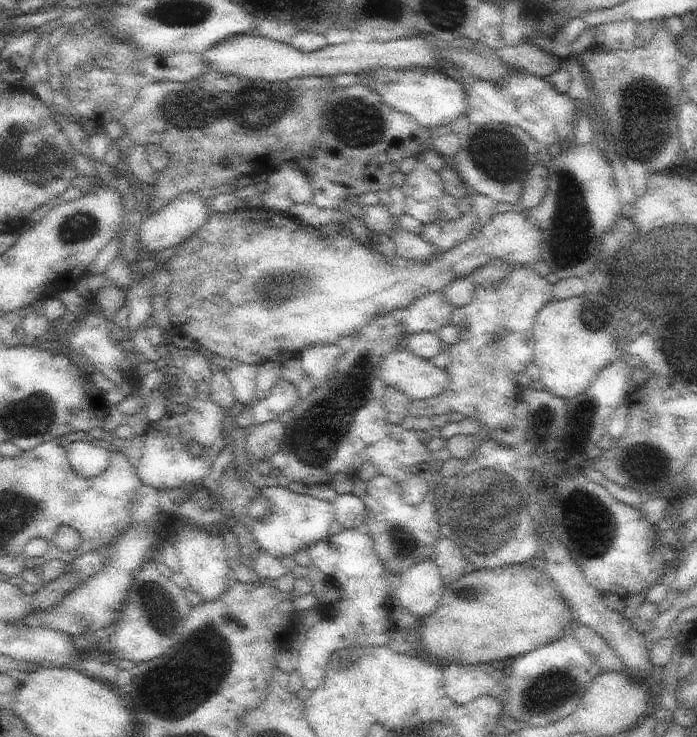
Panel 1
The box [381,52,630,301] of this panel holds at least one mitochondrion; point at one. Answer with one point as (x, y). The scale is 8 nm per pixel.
(570, 235)

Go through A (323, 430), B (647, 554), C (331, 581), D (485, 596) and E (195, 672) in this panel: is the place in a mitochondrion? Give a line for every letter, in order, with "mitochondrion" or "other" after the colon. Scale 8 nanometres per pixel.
A: mitochondrion
B: other
C: other
D: mitochondrion
E: mitochondrion

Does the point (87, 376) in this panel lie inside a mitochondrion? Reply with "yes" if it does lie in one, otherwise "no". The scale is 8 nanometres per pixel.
no

